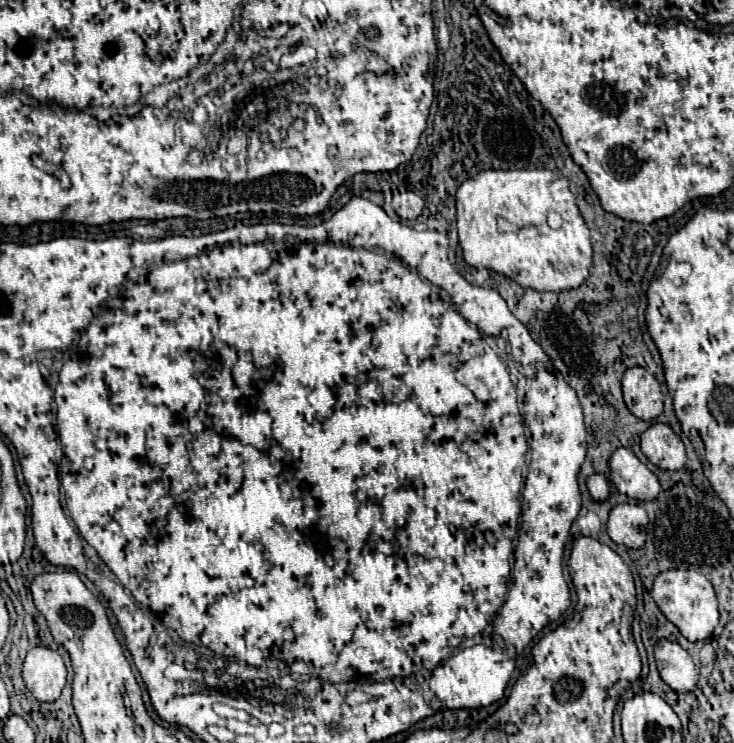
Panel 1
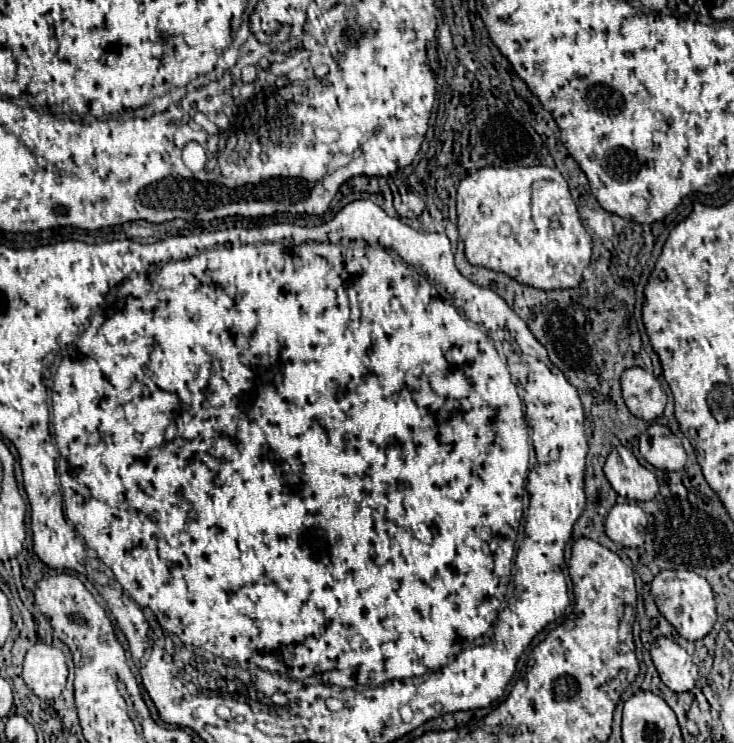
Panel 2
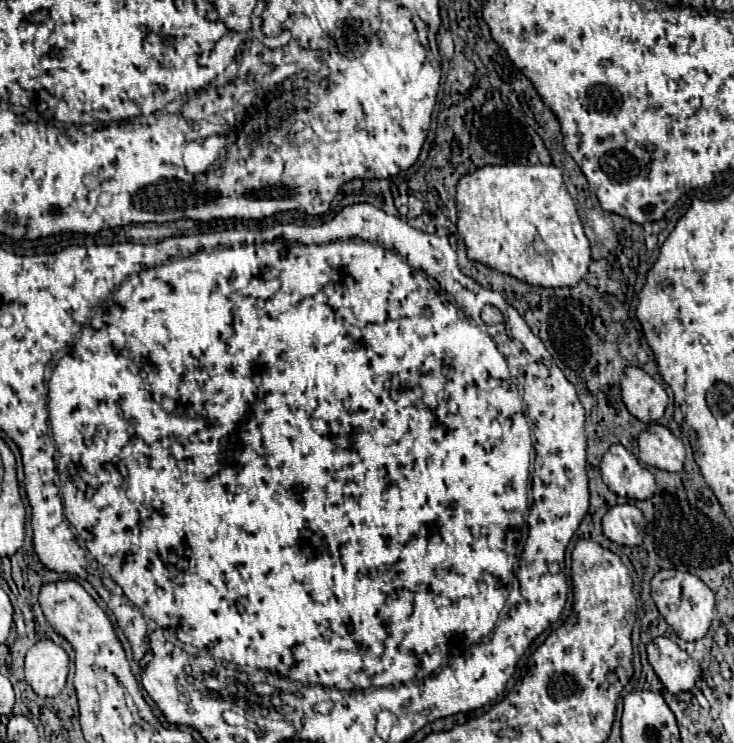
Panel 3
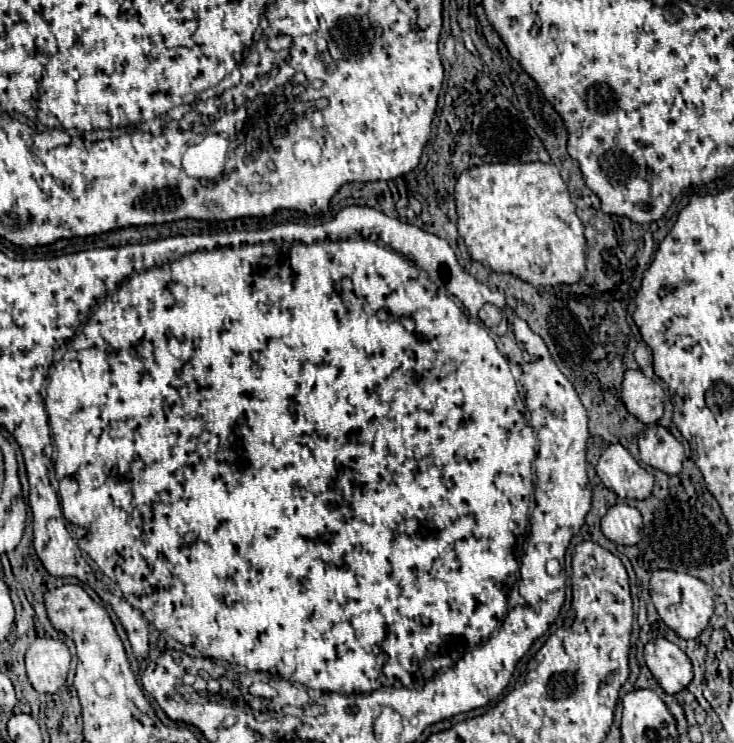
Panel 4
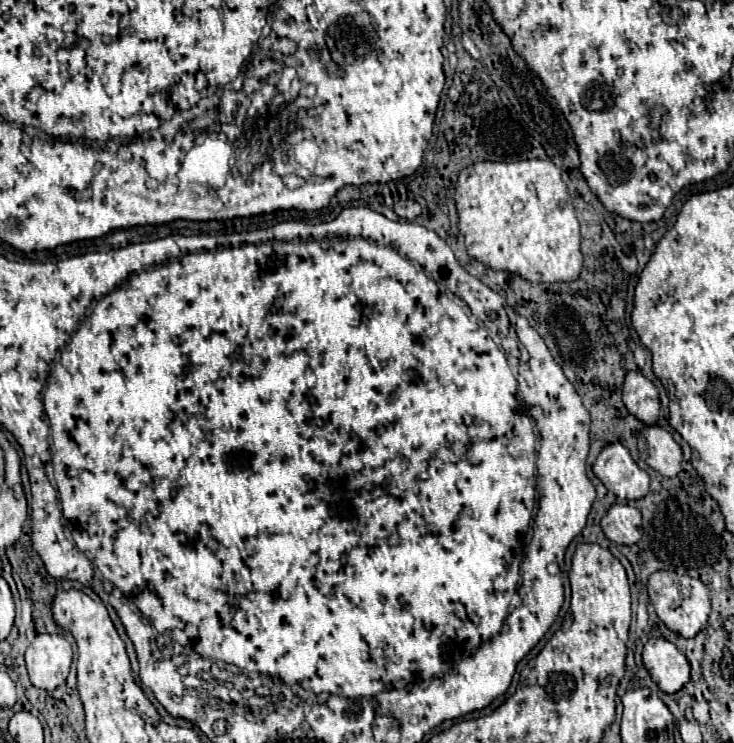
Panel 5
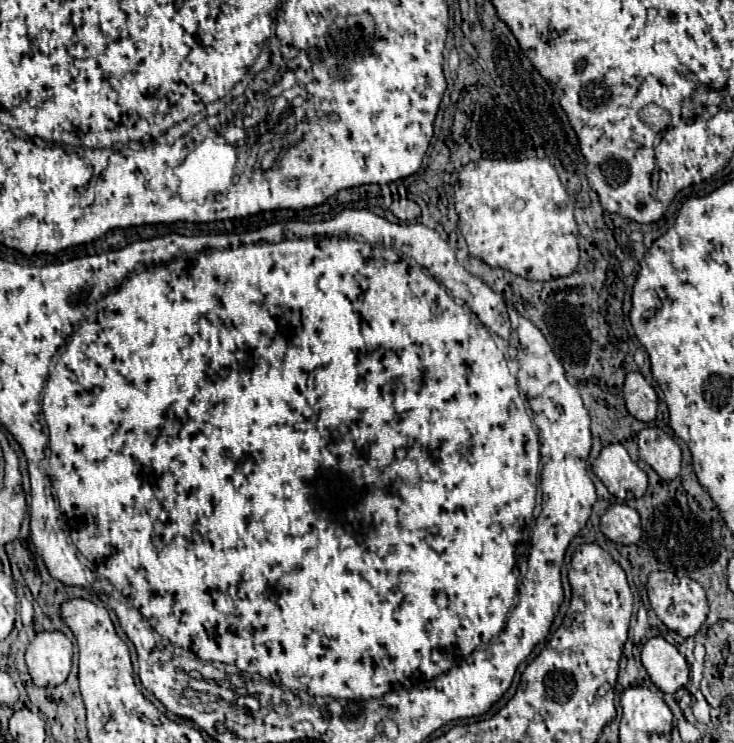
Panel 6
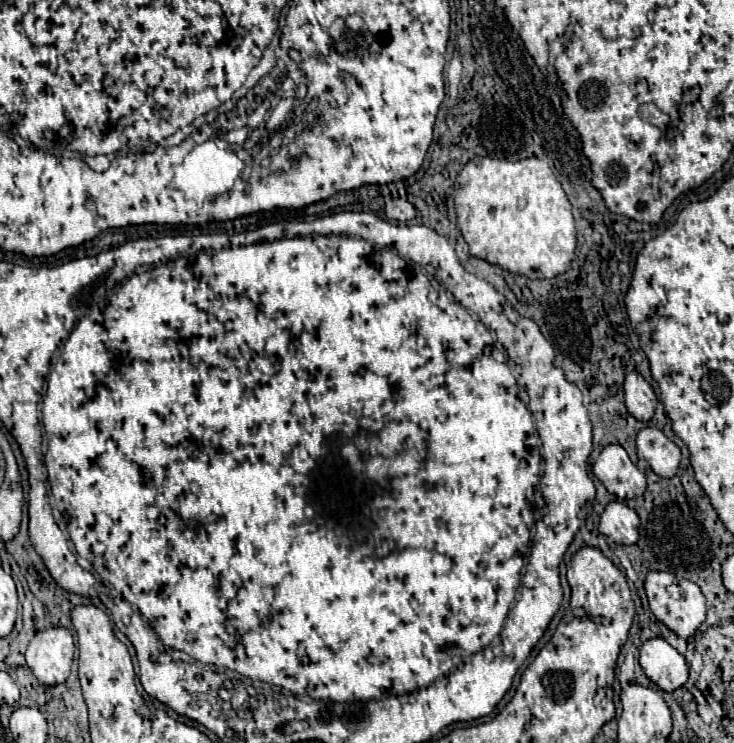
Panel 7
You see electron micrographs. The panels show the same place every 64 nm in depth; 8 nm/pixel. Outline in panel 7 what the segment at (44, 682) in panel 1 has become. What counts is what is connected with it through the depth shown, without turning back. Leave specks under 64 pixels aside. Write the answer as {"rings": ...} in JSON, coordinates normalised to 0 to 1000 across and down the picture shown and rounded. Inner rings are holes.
{"rings":[[[63,845],[49,851],[35,875],[35,894],[44,899],[52,918],[74,923],[90,918],[98,902],[101,859],[84,845]]]}

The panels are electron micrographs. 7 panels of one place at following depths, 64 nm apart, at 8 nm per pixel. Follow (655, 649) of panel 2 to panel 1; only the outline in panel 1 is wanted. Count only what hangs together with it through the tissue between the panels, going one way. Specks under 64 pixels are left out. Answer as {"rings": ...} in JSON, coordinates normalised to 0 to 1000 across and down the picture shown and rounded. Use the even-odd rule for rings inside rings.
{"rings":[[[899,859],[891,869],[891,886],[902,915],[918,931],[943,931],[951,921],[951,899],[940,880],[924,867]]]}

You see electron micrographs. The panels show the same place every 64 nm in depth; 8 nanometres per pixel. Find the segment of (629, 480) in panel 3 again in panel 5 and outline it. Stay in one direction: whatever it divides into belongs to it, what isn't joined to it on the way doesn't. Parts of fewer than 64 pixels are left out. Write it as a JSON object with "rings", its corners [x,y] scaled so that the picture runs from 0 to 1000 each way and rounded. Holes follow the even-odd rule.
{"rings":[[[845,595],[828,598],[809,622],[809,638],[845,673],[869,673],[883,662],[886,641],[869,630],[856,603]]]}

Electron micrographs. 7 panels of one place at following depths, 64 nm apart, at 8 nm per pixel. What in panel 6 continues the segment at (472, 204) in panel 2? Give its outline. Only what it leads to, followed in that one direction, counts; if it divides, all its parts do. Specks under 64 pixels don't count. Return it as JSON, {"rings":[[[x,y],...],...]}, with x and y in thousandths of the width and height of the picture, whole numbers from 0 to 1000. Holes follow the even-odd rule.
{"rings":[[[654,213],[638,218],[624,234],[621,248],[621,285],[627,291],[624,304],[635,320],[640,345],[654,347],[670,361],[695,363],[703,371],[719,377],[755,377],[760,371],[774,371],[787,355],[787,304],[779,291],[782,272],[771,261],[760,242],[760,234],[749,215],[717,213],[717,215],[665,215]]]}

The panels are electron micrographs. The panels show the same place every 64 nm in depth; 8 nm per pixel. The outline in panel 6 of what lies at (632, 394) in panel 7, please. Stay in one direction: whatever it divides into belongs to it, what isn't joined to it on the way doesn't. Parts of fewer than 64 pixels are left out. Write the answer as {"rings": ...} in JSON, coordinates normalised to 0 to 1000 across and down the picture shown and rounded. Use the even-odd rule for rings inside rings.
{"rings":[[[856,501],[850,514],[850,538],[856,555],[875,568],[888,568],[894,563],[896,533],[891,522],[877,511],[872,501]]]}

